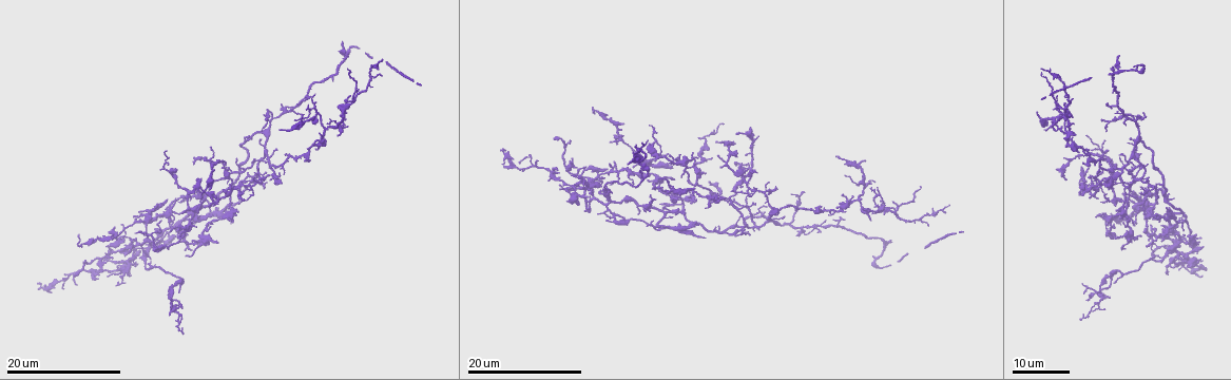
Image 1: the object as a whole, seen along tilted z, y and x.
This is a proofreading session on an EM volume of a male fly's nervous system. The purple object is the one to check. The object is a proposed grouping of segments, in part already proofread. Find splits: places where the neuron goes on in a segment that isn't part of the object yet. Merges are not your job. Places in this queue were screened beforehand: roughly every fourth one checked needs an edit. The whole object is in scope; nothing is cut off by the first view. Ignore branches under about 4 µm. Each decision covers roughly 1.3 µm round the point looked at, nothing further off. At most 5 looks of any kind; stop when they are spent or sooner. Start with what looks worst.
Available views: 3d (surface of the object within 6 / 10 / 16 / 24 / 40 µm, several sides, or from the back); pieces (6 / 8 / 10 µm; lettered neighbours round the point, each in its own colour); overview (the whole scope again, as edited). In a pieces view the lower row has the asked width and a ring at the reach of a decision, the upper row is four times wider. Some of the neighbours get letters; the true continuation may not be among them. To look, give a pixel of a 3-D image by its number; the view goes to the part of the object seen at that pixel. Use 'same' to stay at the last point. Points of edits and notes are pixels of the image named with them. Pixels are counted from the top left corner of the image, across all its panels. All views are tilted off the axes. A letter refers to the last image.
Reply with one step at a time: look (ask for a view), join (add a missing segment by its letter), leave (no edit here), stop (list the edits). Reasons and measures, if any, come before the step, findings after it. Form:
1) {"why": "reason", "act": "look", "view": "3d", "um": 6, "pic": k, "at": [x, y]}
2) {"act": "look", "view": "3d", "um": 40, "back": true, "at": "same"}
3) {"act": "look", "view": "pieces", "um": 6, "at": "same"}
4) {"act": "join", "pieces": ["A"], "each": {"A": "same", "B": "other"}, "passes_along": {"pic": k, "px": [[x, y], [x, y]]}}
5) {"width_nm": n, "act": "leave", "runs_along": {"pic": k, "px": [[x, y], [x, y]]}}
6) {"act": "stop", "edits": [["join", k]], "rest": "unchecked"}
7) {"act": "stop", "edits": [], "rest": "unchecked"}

{"why": "free end", "act": "look", "view": "3d", "um": 24, "pic": 1, "at": [385, 64]}

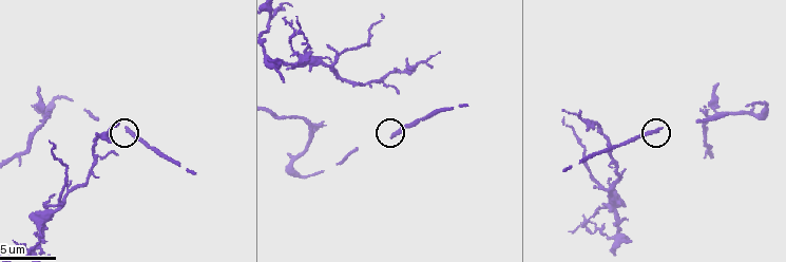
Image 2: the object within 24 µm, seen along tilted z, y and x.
{"act": "look", "view": "pieces", "um": 8, "pic": 2, "at": [125, 130]}

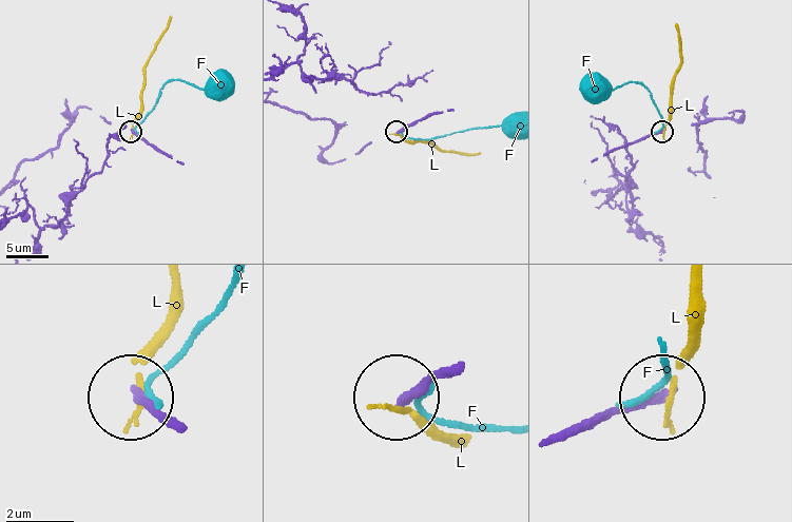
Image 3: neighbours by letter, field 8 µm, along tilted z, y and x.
{"width_nm": 220, "act": "leave", "each": {"F": "other", "L": "other"}, "found": "none of them fits"}

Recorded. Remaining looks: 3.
{"why": "free end", "act": "look", "view": "3d", "um": 6, "pic": 2, "at": [563, 171]}

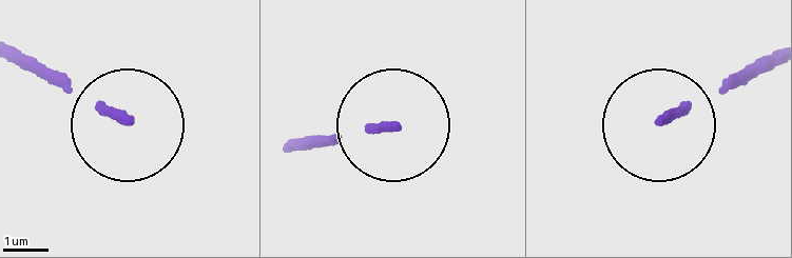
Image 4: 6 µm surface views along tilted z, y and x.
{"why": "what lies round it", "act": "look", "view": "pieces", "um": 6, "pic": 4, "at": [123, 119]}

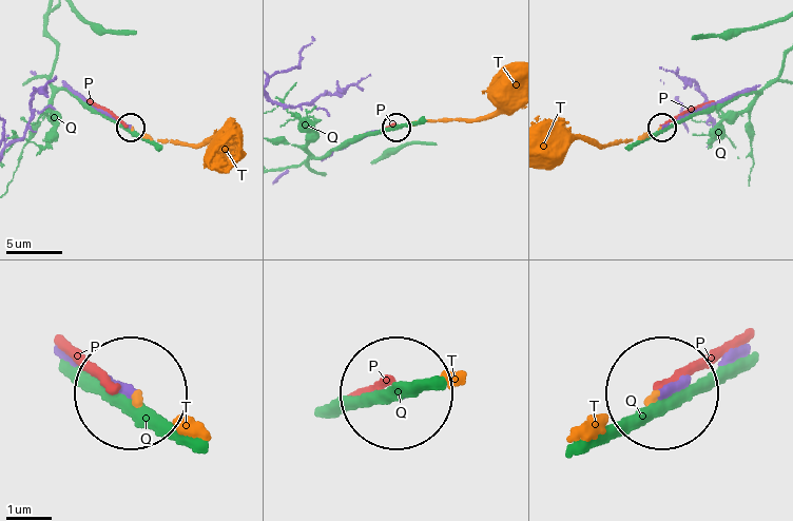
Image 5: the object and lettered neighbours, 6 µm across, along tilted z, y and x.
{"act": "join", "pieces": ["T"], "each": {"P": "other", "Q": "other", "T": "same"}, "passes_along": {"pic": 5, "px": [[85, 367], [191, 425]]}, "found": "the neuron continues"}

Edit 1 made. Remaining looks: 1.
{"act": "stop", "edits": [["join", 5]], "rest": "unchecked"}

